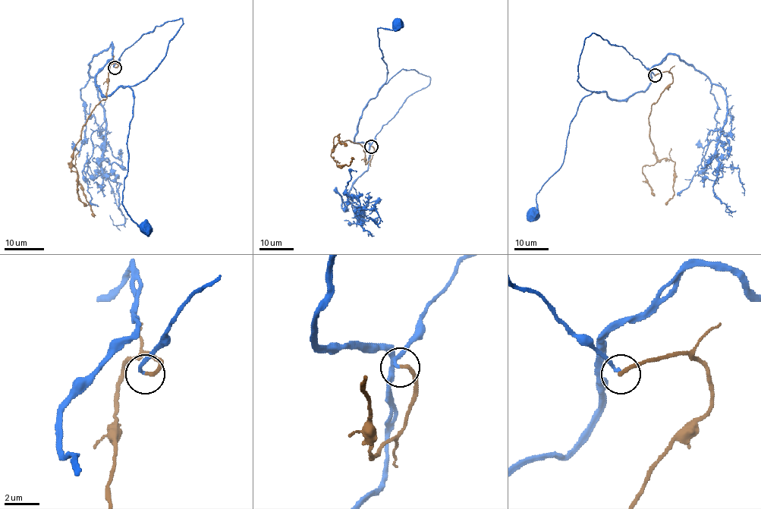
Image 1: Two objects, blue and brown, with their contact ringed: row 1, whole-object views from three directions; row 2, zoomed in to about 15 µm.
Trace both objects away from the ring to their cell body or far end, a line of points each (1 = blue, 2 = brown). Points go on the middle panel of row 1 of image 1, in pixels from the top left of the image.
1: (371, 146), (403, 103), (430, 78), (401, 70), (385, 83), (387, 66), (378, 29), (397, 25)
2: (371, 146), (372, 158), (366, 164), (360, 143), (342, 141), (331, 149), (338, 166), (349, 165), (353, 158)

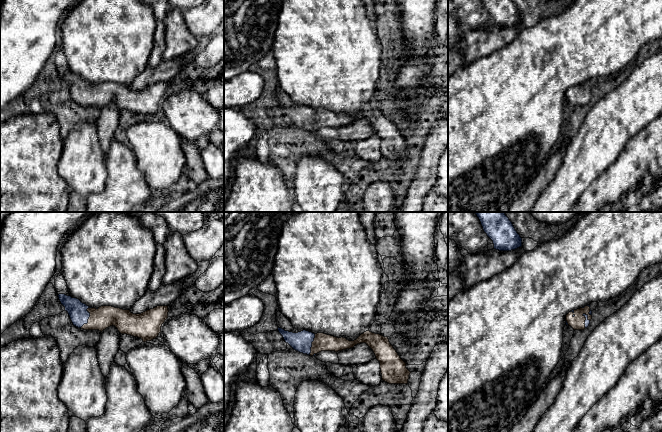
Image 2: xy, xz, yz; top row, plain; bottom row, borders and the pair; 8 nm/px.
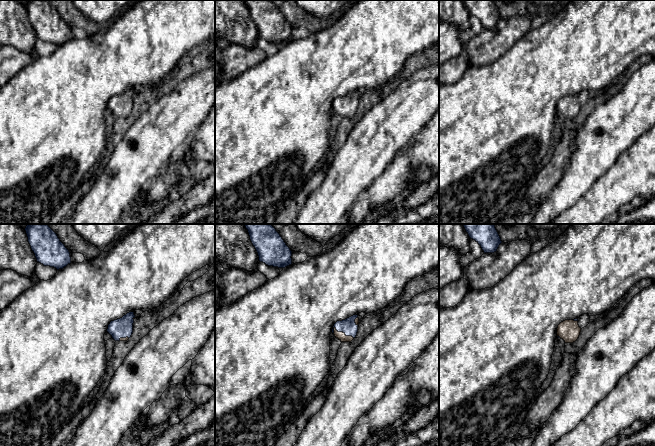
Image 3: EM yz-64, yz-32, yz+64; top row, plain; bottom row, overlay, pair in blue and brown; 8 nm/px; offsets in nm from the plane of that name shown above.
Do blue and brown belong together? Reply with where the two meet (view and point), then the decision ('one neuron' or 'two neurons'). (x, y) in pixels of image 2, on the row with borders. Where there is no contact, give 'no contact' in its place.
meets blue in xy at (89, 316); one neuron

